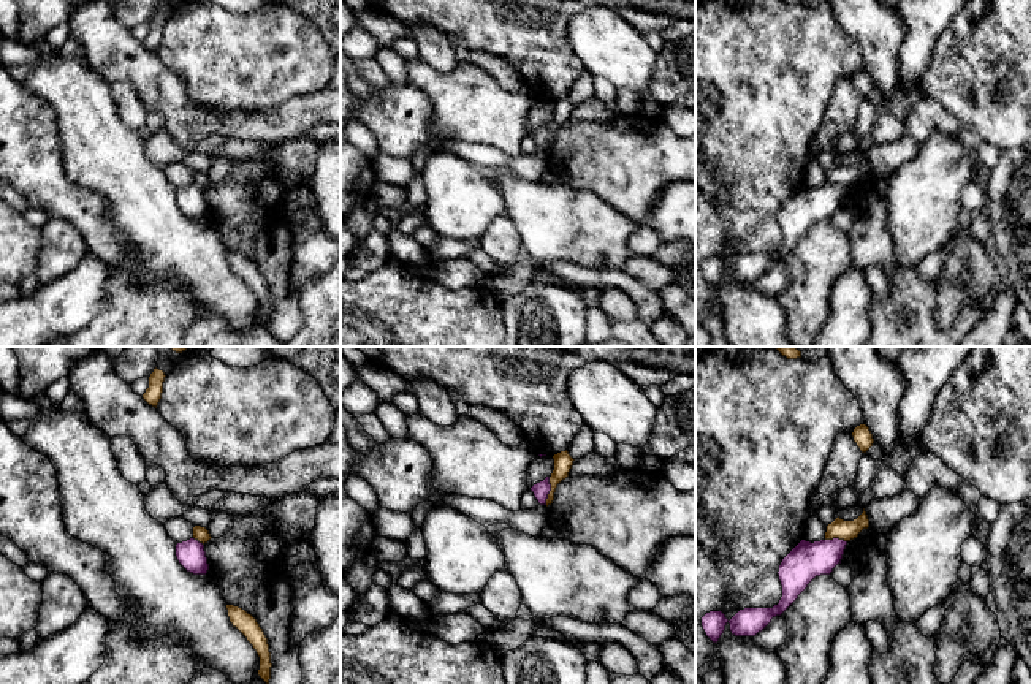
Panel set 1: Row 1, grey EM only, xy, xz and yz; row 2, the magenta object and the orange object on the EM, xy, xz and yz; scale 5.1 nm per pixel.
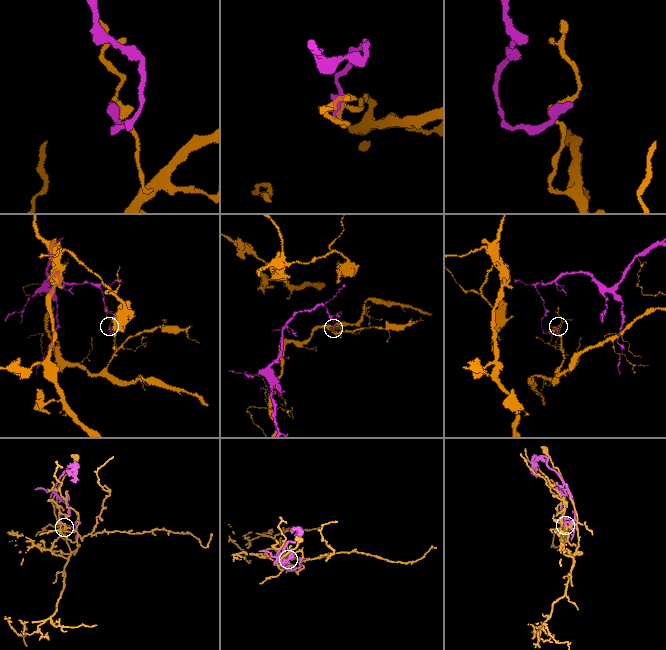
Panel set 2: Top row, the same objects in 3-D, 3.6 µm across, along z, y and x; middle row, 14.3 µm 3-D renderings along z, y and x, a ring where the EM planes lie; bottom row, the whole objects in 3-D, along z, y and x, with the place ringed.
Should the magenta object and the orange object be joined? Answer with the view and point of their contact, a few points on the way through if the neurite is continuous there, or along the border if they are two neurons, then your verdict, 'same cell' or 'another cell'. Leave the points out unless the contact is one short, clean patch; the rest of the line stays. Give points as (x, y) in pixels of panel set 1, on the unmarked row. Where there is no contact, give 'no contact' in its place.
xz (550, 135) | along xz (550, 122), (550, 138), (545, 149) | another cell

